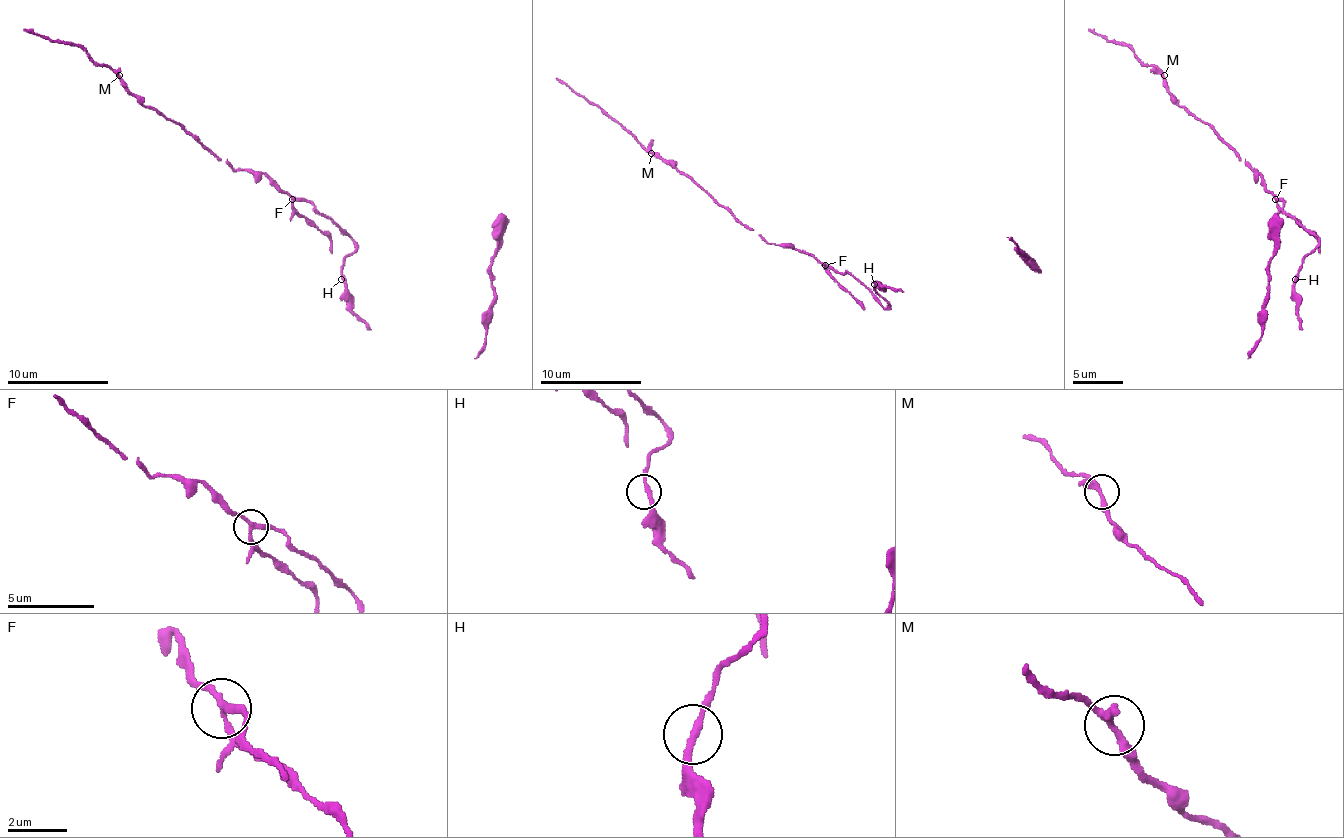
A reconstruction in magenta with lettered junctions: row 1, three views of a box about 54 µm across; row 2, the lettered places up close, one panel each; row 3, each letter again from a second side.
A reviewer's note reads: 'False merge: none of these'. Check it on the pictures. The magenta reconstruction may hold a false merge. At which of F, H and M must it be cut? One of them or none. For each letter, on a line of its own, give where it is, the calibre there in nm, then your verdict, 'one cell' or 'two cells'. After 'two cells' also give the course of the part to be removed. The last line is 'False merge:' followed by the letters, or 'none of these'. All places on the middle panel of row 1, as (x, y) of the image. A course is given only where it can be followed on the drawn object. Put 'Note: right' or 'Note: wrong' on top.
Note: wrong
F: at (825, 265); 200 nm thick; two cells; foreign part runs (826, 264), (826, 269), (863, 310)
H: at (874, 284); 220 nm thick; one cell
M: at (651, 153); 240 nm thick; one cell
False merge: F

